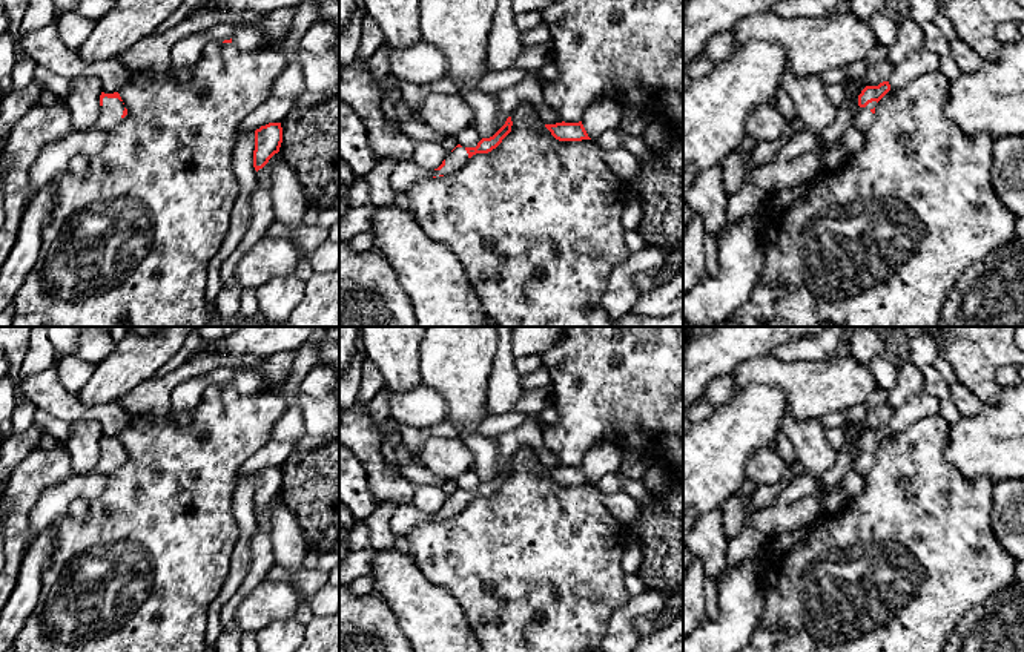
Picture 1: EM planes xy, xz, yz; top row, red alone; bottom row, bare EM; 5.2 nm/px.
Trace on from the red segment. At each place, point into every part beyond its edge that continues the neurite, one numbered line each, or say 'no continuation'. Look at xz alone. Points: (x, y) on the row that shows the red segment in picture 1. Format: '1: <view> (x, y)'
1: xz (406, 174)

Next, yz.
1: yz (863, 120)

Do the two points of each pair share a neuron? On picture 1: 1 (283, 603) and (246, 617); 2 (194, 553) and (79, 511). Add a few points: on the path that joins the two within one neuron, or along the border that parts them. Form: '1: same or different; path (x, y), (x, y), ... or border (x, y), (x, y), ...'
1: same; path (274, 603), (266, 603), (255, 611)
2: different; border (88, 502), (88, 514), (83, 519), (68, 514)

